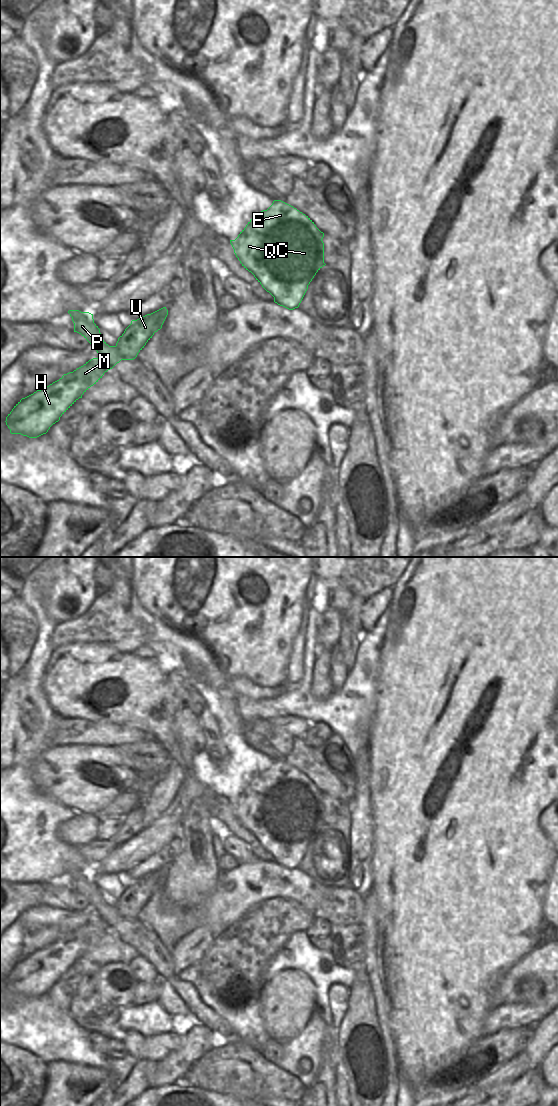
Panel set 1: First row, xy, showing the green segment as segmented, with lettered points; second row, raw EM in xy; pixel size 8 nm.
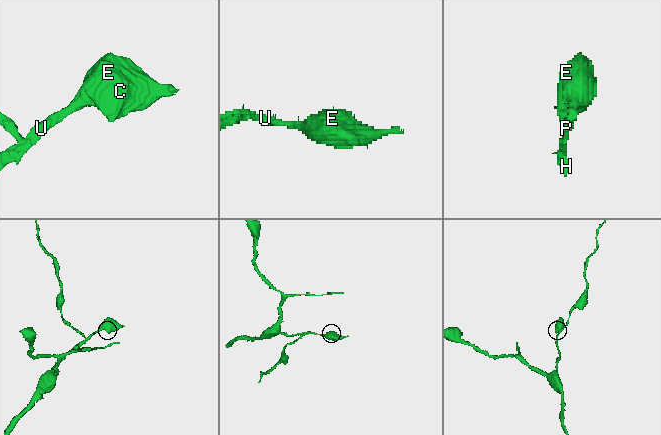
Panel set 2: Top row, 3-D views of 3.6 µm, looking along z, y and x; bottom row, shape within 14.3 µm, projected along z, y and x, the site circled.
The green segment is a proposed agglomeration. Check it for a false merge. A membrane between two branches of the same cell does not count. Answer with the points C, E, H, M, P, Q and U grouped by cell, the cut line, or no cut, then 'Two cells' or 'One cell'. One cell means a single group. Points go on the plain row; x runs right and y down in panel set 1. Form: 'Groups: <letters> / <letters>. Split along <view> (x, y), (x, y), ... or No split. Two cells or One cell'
Groups: C E H M Q U / P. Split along xy (99, 916), (111, 925), (114, 925). Two cells

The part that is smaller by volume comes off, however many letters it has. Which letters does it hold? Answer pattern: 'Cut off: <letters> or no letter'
Cut off: P

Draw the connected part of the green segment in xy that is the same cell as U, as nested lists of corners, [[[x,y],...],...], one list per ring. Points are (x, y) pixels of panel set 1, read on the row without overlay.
[[[163,867],[137,880],[132,880],[116,903],[120,920],[135,919],[154,893],[162,888],[167,875],[168,870]]]

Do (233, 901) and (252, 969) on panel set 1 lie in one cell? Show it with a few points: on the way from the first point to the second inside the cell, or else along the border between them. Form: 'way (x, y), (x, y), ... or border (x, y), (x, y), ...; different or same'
border (256, 905), (249, 908), (219, 934); different

